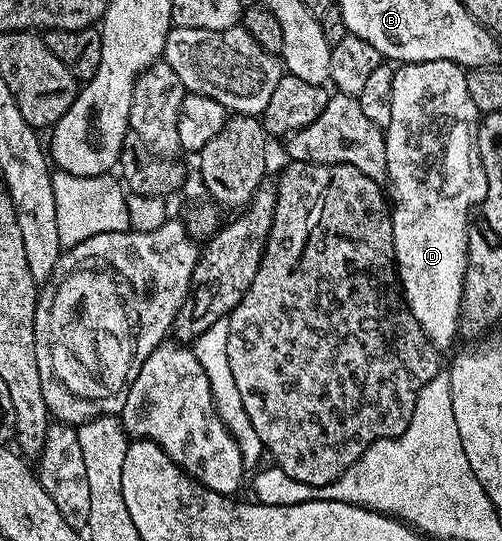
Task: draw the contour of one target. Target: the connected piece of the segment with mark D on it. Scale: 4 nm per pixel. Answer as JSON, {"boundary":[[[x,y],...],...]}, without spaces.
{"boundary":[[[450,61],[402,64],[391,87],[391,123],[383,130],[387,147],[387,197],[393,215],[393,260],[405,304],[439,351],[459,337],[465,266],[469,260],[469,212],[485,200],[485,169],[477,152],[479,114],[467,91],[466,70]]]}

